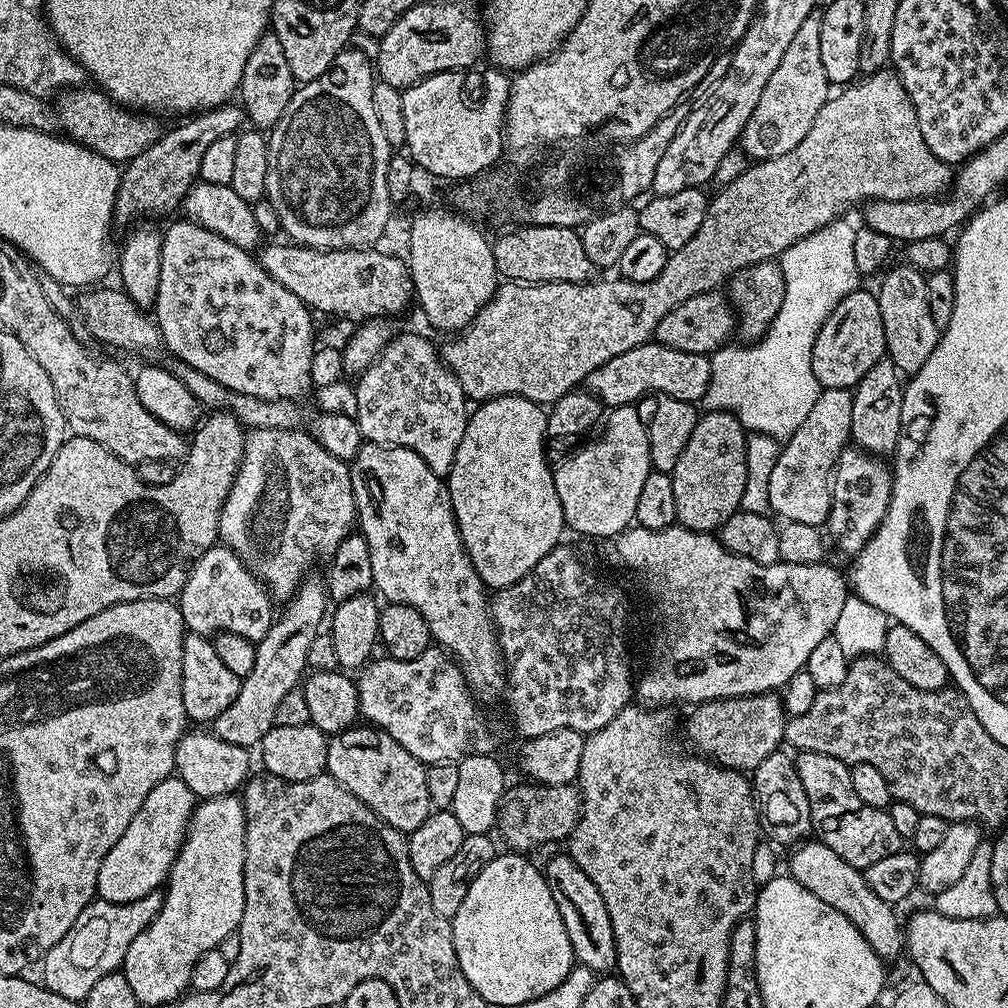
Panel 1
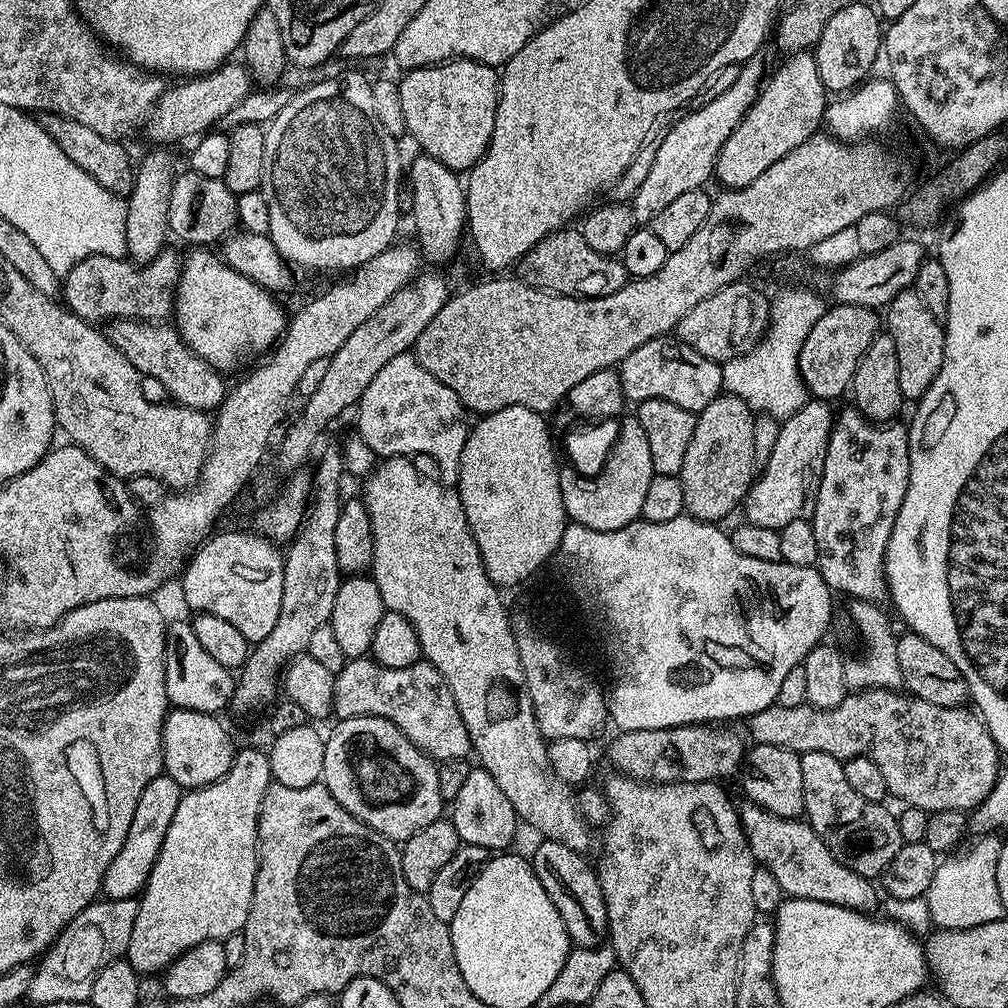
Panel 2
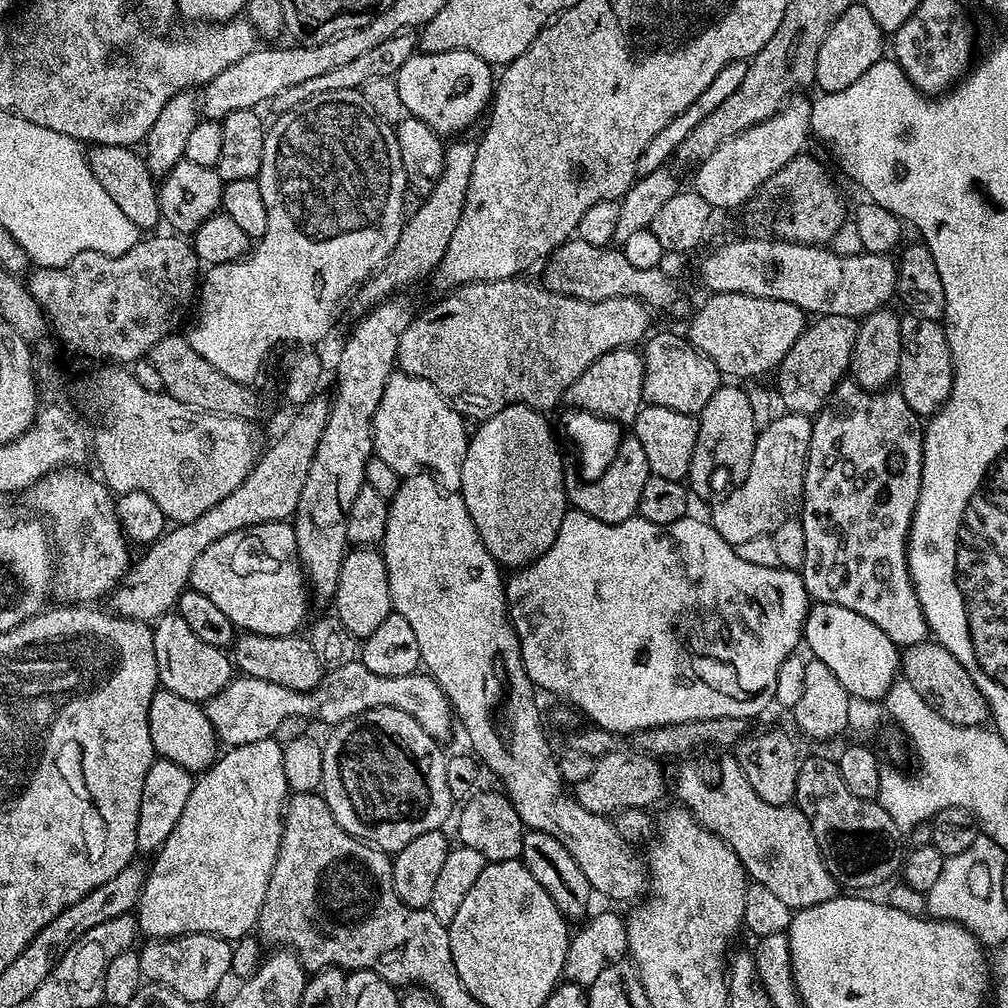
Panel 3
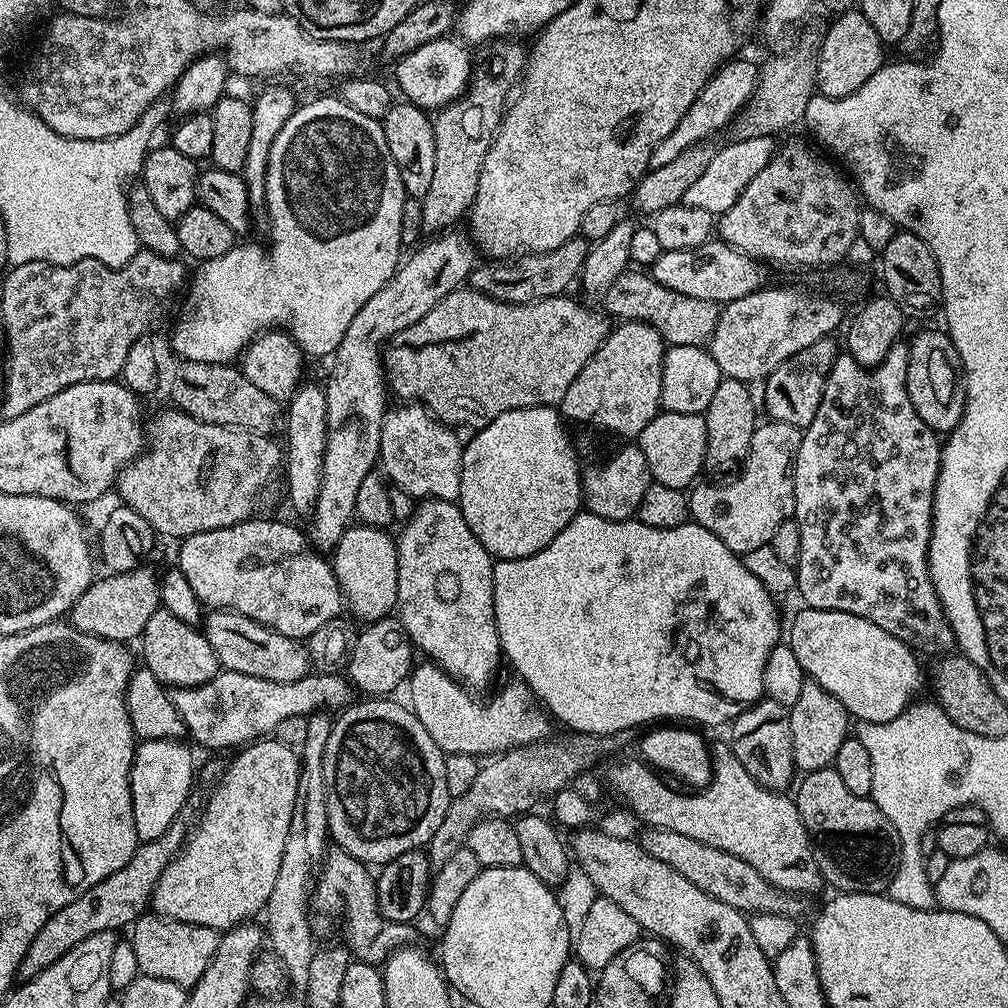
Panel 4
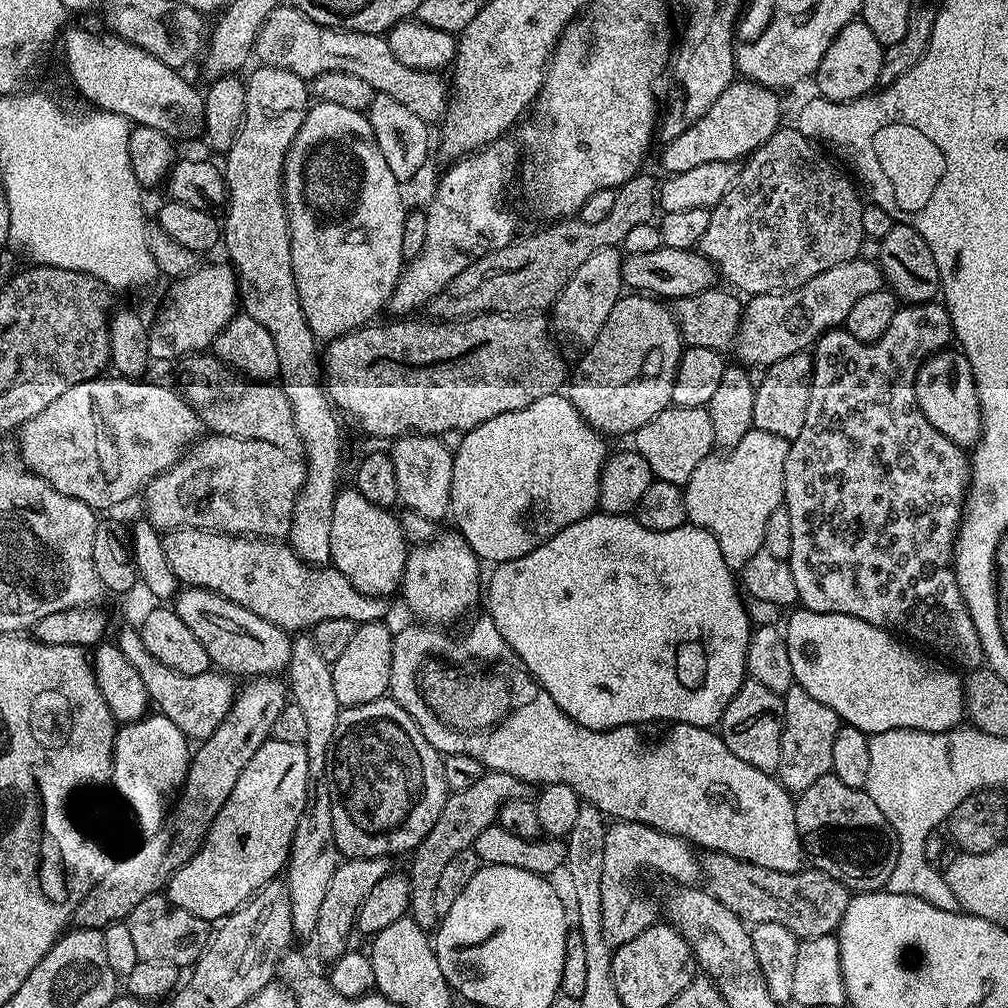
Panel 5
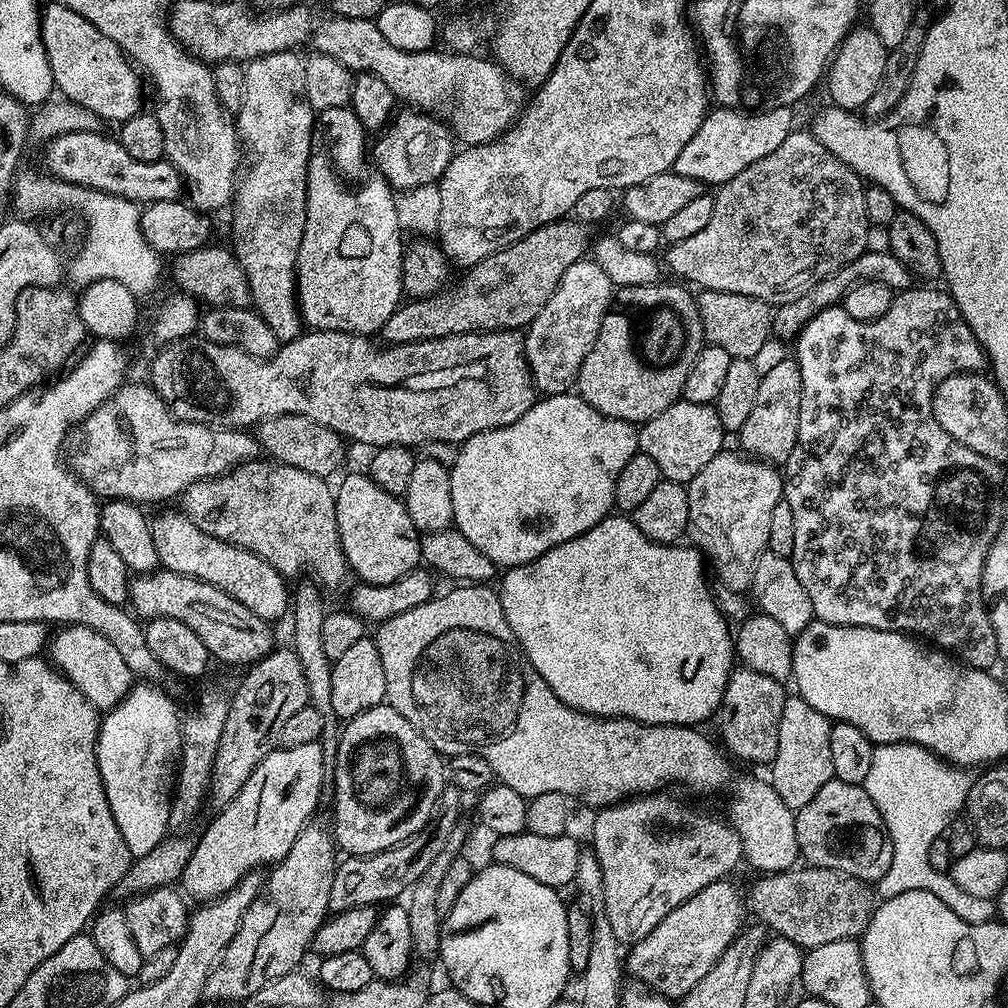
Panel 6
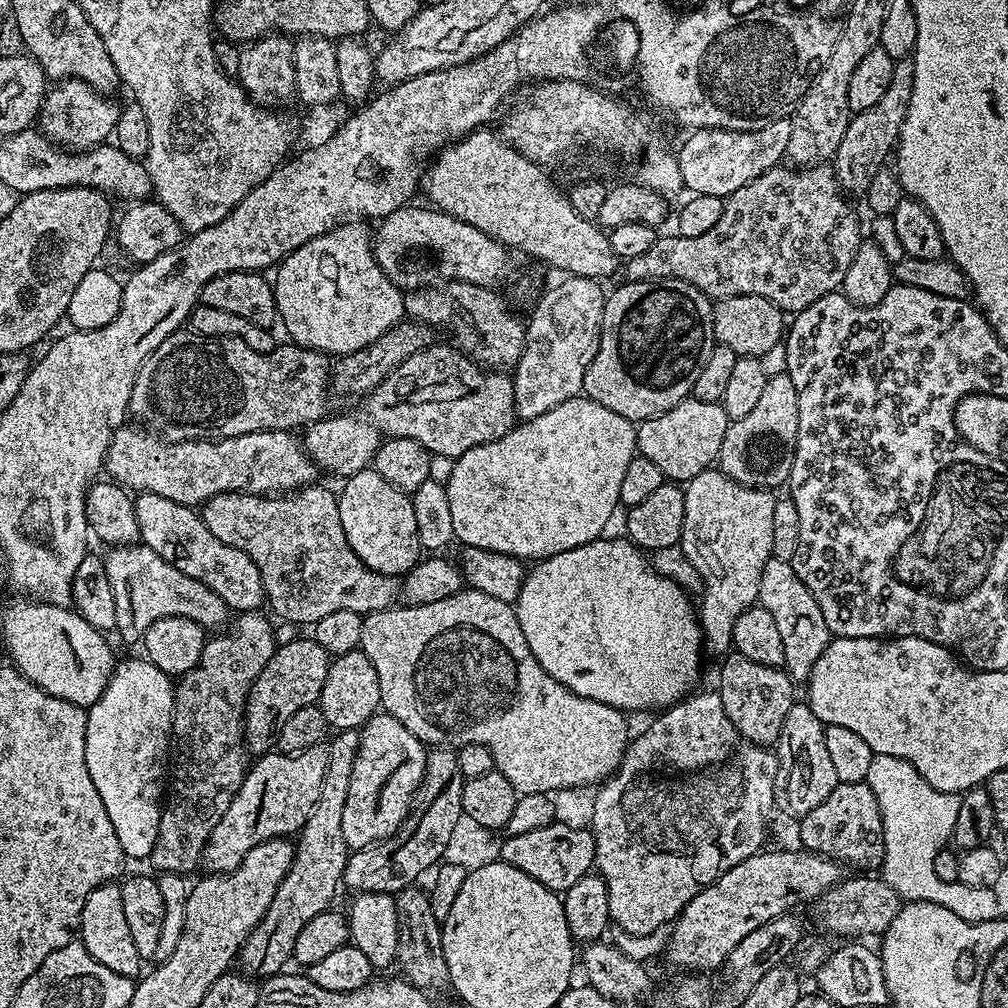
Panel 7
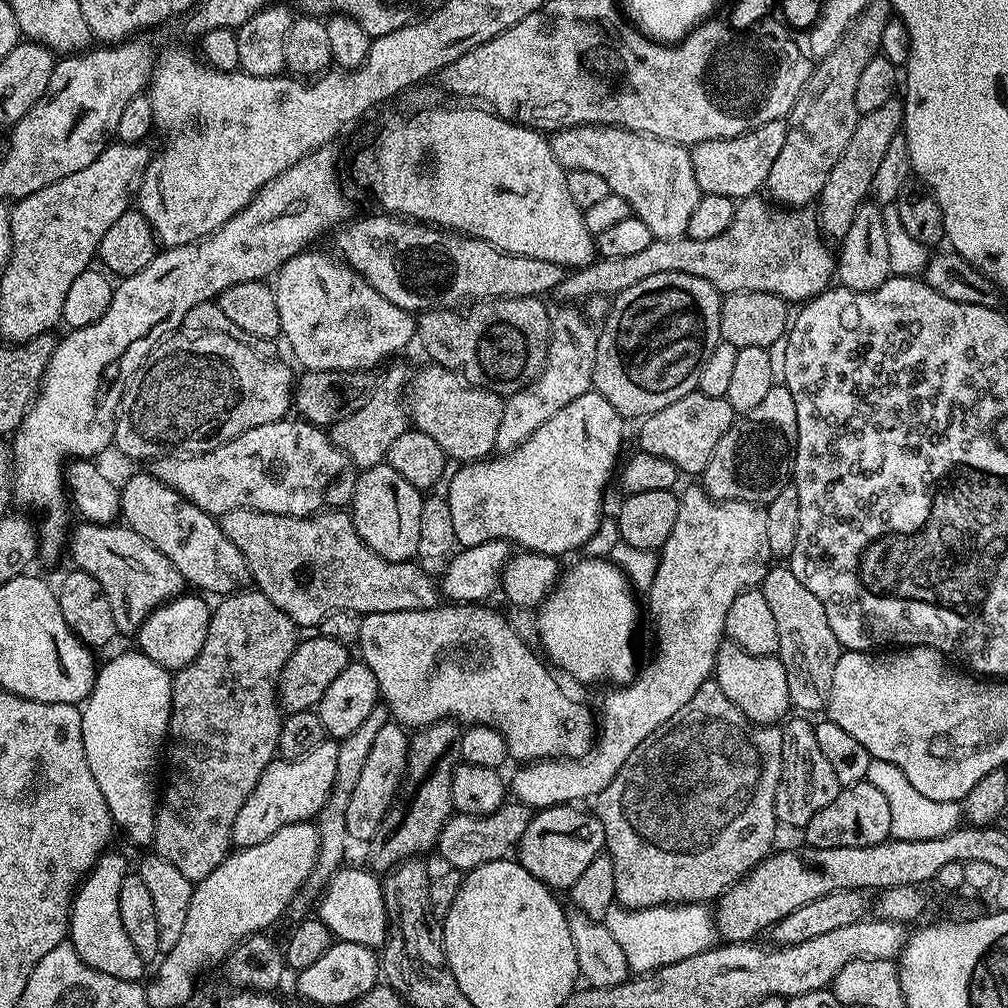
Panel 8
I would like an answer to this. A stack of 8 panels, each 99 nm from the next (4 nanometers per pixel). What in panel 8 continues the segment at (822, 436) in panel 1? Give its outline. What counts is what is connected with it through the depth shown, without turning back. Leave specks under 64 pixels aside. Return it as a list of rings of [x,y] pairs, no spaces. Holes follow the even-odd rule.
[[[703,487],[688,488],[680,496],[678,506],[678,522],[674,522],[674,530],[670,538],[666,538],[663,548],[658,552],[658,570],[654,574],[652,584],[646,589],[648,596],[648,612],[652,615],[652,624],[656,627],[656,649],[645,668],[641,667],[634,676],[625,683],[625,688],[616,688],[604,700],[601,706],[600,720],[598,716],[598,735],[592,745],[592,751],[571,758],[541,758],[524,762],[510,776],[510,792],[517,801],[529,810],[553,808],[559,804],[584,802],[590,796],[599,797],[600,793],[614,782],[618,770],[694,694],[698,694],[701,686],[713,675],[716,666],[716,655],[721,644],[725,643],[724,627],[726,626],[726,610],[747,588],[763,585],[774,558],[770,554],[770,542],[766,539],[766,514],[764,508],[755,504],[747,504],[741,500],[713,500]]]

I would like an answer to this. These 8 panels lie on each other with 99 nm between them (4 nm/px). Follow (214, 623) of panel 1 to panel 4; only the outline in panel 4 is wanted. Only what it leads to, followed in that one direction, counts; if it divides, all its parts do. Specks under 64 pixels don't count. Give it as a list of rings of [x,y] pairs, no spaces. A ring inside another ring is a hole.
[[[249,518],[234,526],[183,537],[179,541],[178,567],[182,574],[186,574],[186,582],[190,582],[194,594],[198,594],[201,605],[212,610],[246,614],[246,618],[254,618],[267,624],[278,634],[286,634],[286,638],[307,641],[308,636],[318,630],[318,626],[326,626],[326,622],[345,611],[346,605],[338,586],[338,578],[331,563],[312,547],[301,529],[299,532],[294,525],[287,524],[284,520],[256,519]]]

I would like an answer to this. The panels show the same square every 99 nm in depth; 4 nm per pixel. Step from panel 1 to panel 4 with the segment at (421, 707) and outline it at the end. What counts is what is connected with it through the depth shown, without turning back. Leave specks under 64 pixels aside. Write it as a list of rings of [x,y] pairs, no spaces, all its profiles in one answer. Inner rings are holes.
[[[217,672],[214,678],[202,686],[190,686],[189,688],[173,688],[170,695],[174,702],[174,710],[182,718],[185,731],[193,736],[204,748],[232,748],[239,749],[261,738],[267,737],[285,718],[295,716],[308,716],[317,710],[340,710],[353,699],[354,689],[347,679],[340,674],[309,674],[303,676],[298,682],[270,682],[266,678],[250,678],[250,674],[238,674],[237,672]]]

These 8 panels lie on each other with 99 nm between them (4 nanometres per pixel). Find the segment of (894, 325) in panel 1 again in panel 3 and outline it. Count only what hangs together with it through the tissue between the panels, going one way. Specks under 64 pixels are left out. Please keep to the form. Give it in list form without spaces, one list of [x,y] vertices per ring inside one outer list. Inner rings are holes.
[[[904,314],[900,316],[902,326],[902,362],[898,377],[898,391],[902,398],[906,398],[906,406],[914,410],[921,418],[931,418],[948,400],[948,395],[954,382],[954,370],[952,369],[952,355],[948,345],[948,335],[944,332],[943,323],[935,320],[922,320],[919,316]]]

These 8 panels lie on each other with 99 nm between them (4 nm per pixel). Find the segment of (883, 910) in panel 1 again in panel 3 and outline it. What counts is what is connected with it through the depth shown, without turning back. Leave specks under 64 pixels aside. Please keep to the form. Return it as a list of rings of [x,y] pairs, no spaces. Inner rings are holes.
[[[724,754],[720,765],[716,768],[716,784],[707,784],[694,769],[688,768],[680,780],[680,792],[684,795],[683,803],[689,812],[711,832],[716,832],[738,854],[744,871],[755,883],[766,886],[780,901],[786,902],[793,910],[818,906],[822,902],[832,900],[838,895],[836,879],[830,874],[824,855],[820,853],[818,842],[814,838],[814,830],[810,830],[810,822],[806,814],[792,804],[770,806],[770,802],[762,802],[758,794],[754,794],[754,786],[746,778],[742,766],[735,755]]]

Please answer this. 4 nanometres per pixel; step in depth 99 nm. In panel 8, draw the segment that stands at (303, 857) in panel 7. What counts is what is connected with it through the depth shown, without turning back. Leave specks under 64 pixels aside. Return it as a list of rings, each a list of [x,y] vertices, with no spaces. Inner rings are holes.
[[[377,702],[374,710],[370,710],[369,716],[363,720],[362,726],[358,726],[354,734],[343,737],[338,743],[338,766],[334,770],[334,786],[318,817],[320,853],[306,885],[307,891],[310,890],[313,894],[319,893],[329,878],[345,863],[344,847],[350,844],[350,837],[346,830],[346,806],[350,806],[350,794],[354,794],[354,789],[358,787],[358,777],[362,774],[362,766],[366,766],[366,757],[374,746],[374,738],[382,730],[382,726],[388,723],[390,723],[390,713],[387,707]]]

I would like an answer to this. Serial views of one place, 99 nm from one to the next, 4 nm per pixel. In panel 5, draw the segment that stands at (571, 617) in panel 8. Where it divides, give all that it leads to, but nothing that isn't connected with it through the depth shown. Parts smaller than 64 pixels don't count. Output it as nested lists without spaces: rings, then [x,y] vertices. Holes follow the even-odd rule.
[[[599,510],[591,516],[571,524],[550,537],[541,548],[535,548],[522,558],[491,569],[492,577],[486,580],[486,615],[498,626],[498,634],[510,642],[514,654],[530,670],[530,674],[544,687],[546,694],[558,702],[568,717],[590,730],[621,728],[627,724],[644,726],[647,720],[668,720],[678,724],[693,724],[699,728],[719,725],[726,706],[738,694],[746,679],[748,666],[748,643],[752,637],[753,625],[748,625],[748,612],[740,601],[741,589],[733,569],[726,566],[722,550],[712,532],[697,528],[695,524],[683,524],[678,530],[646,530],[631,515],[612,516]]]

